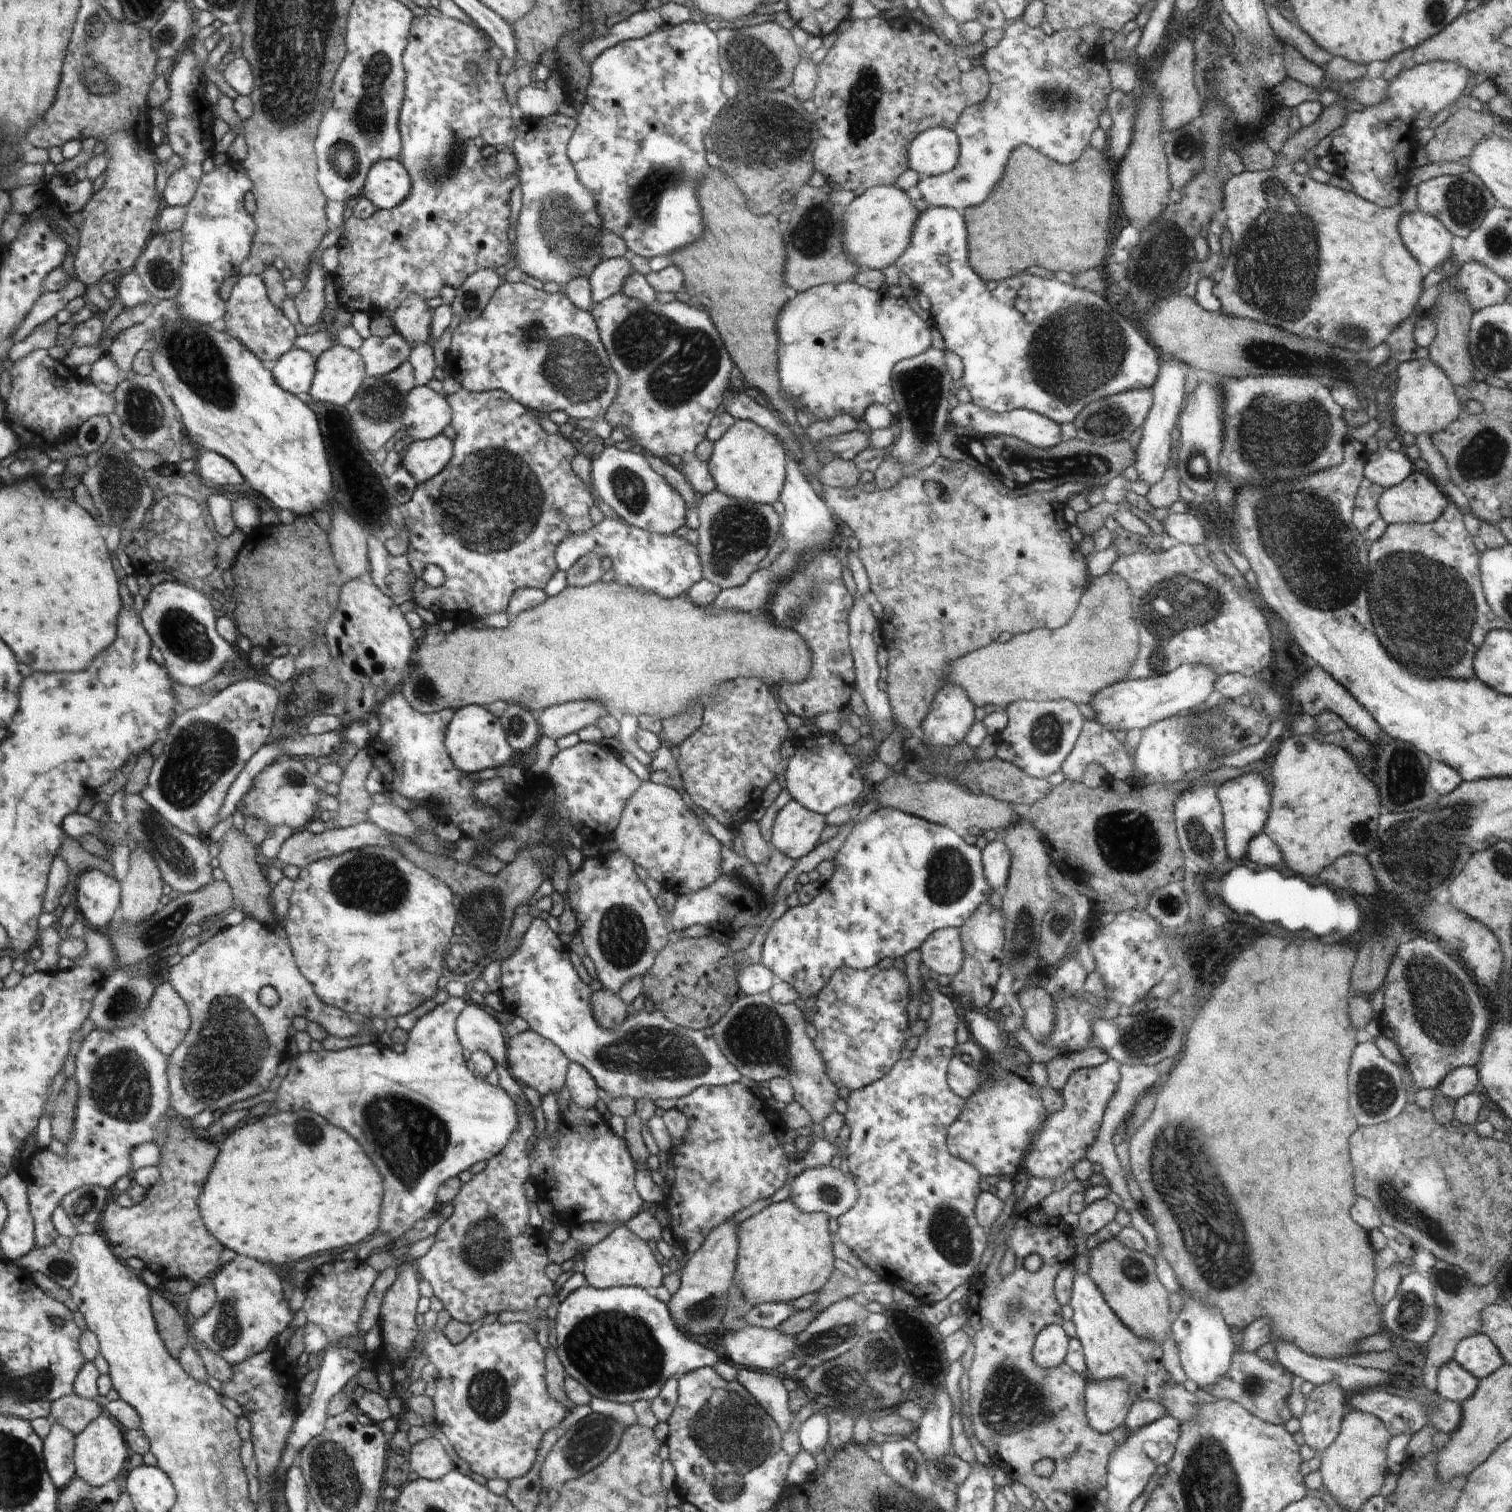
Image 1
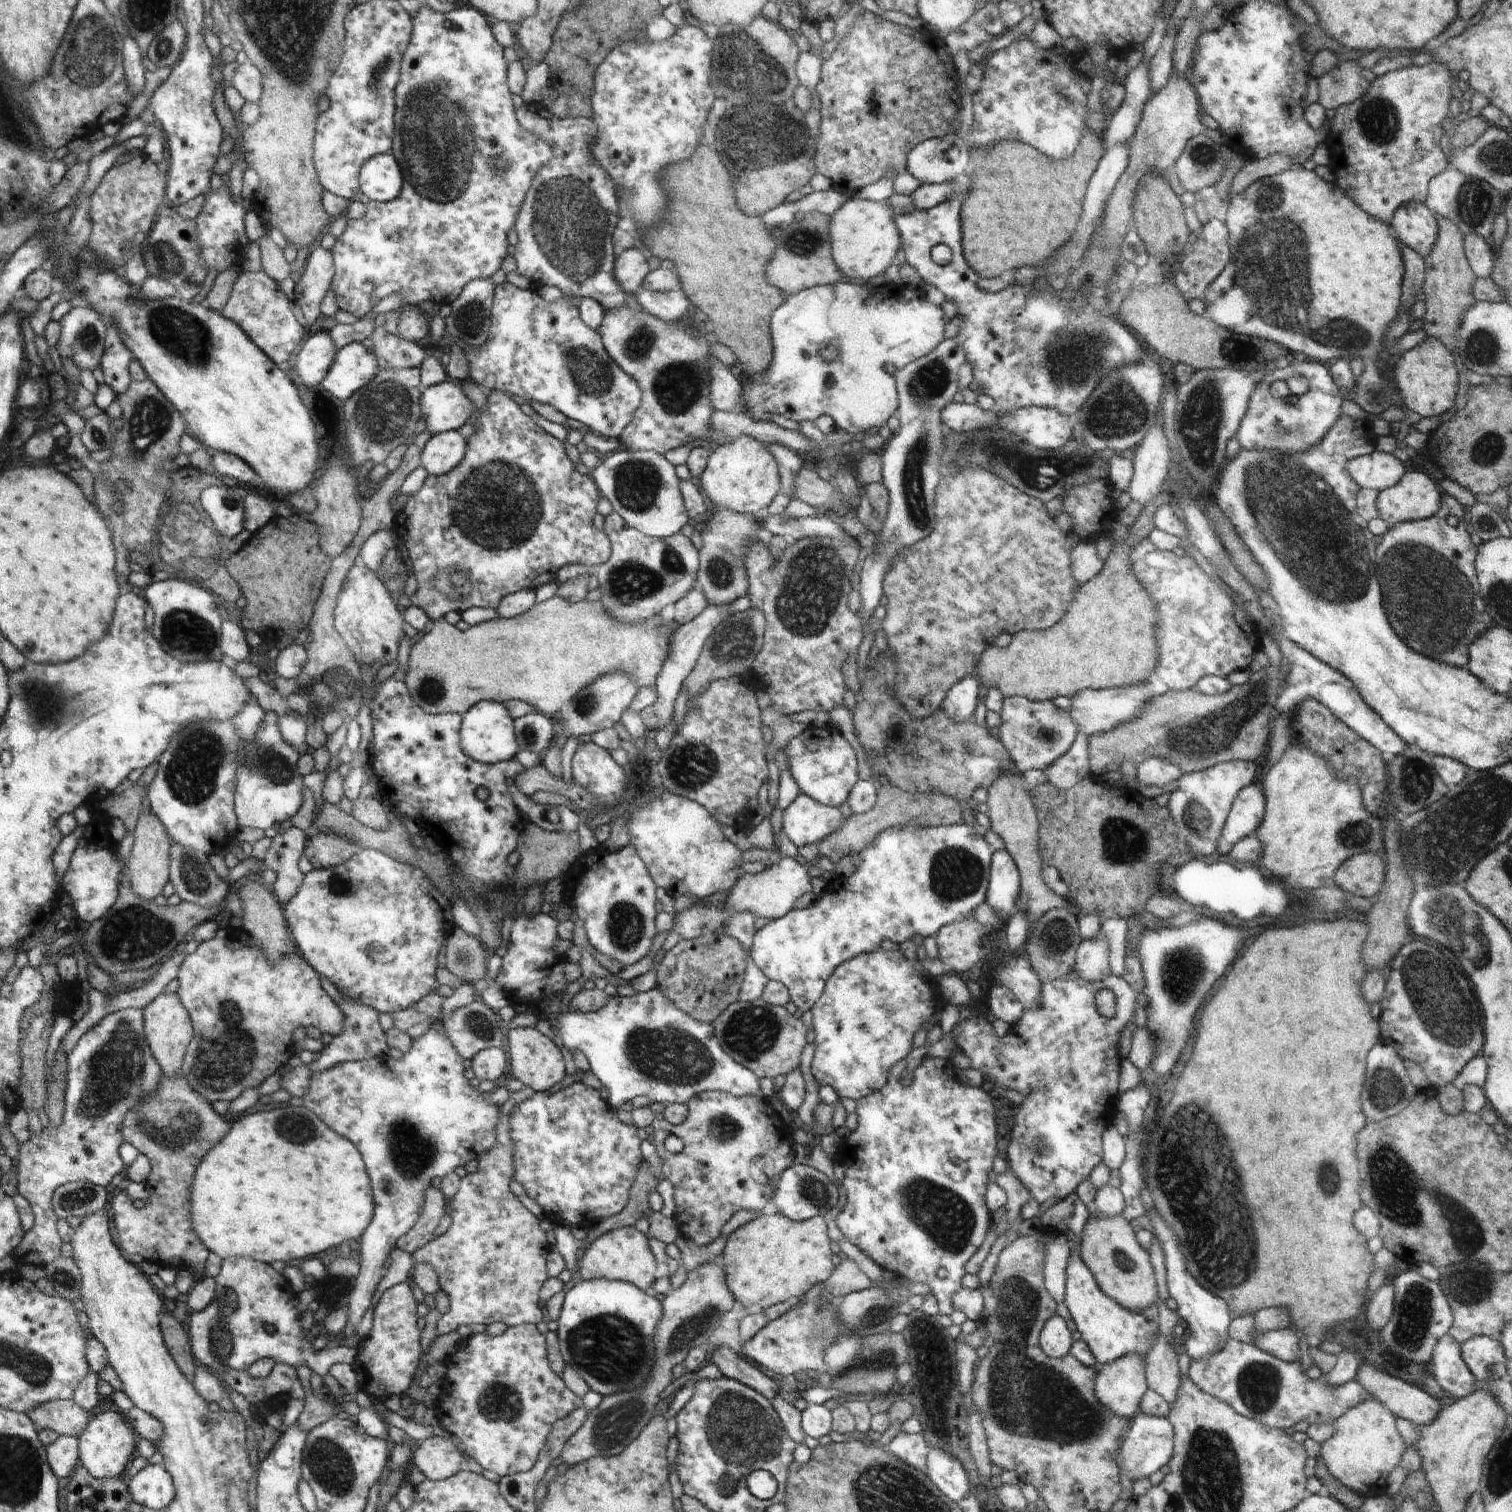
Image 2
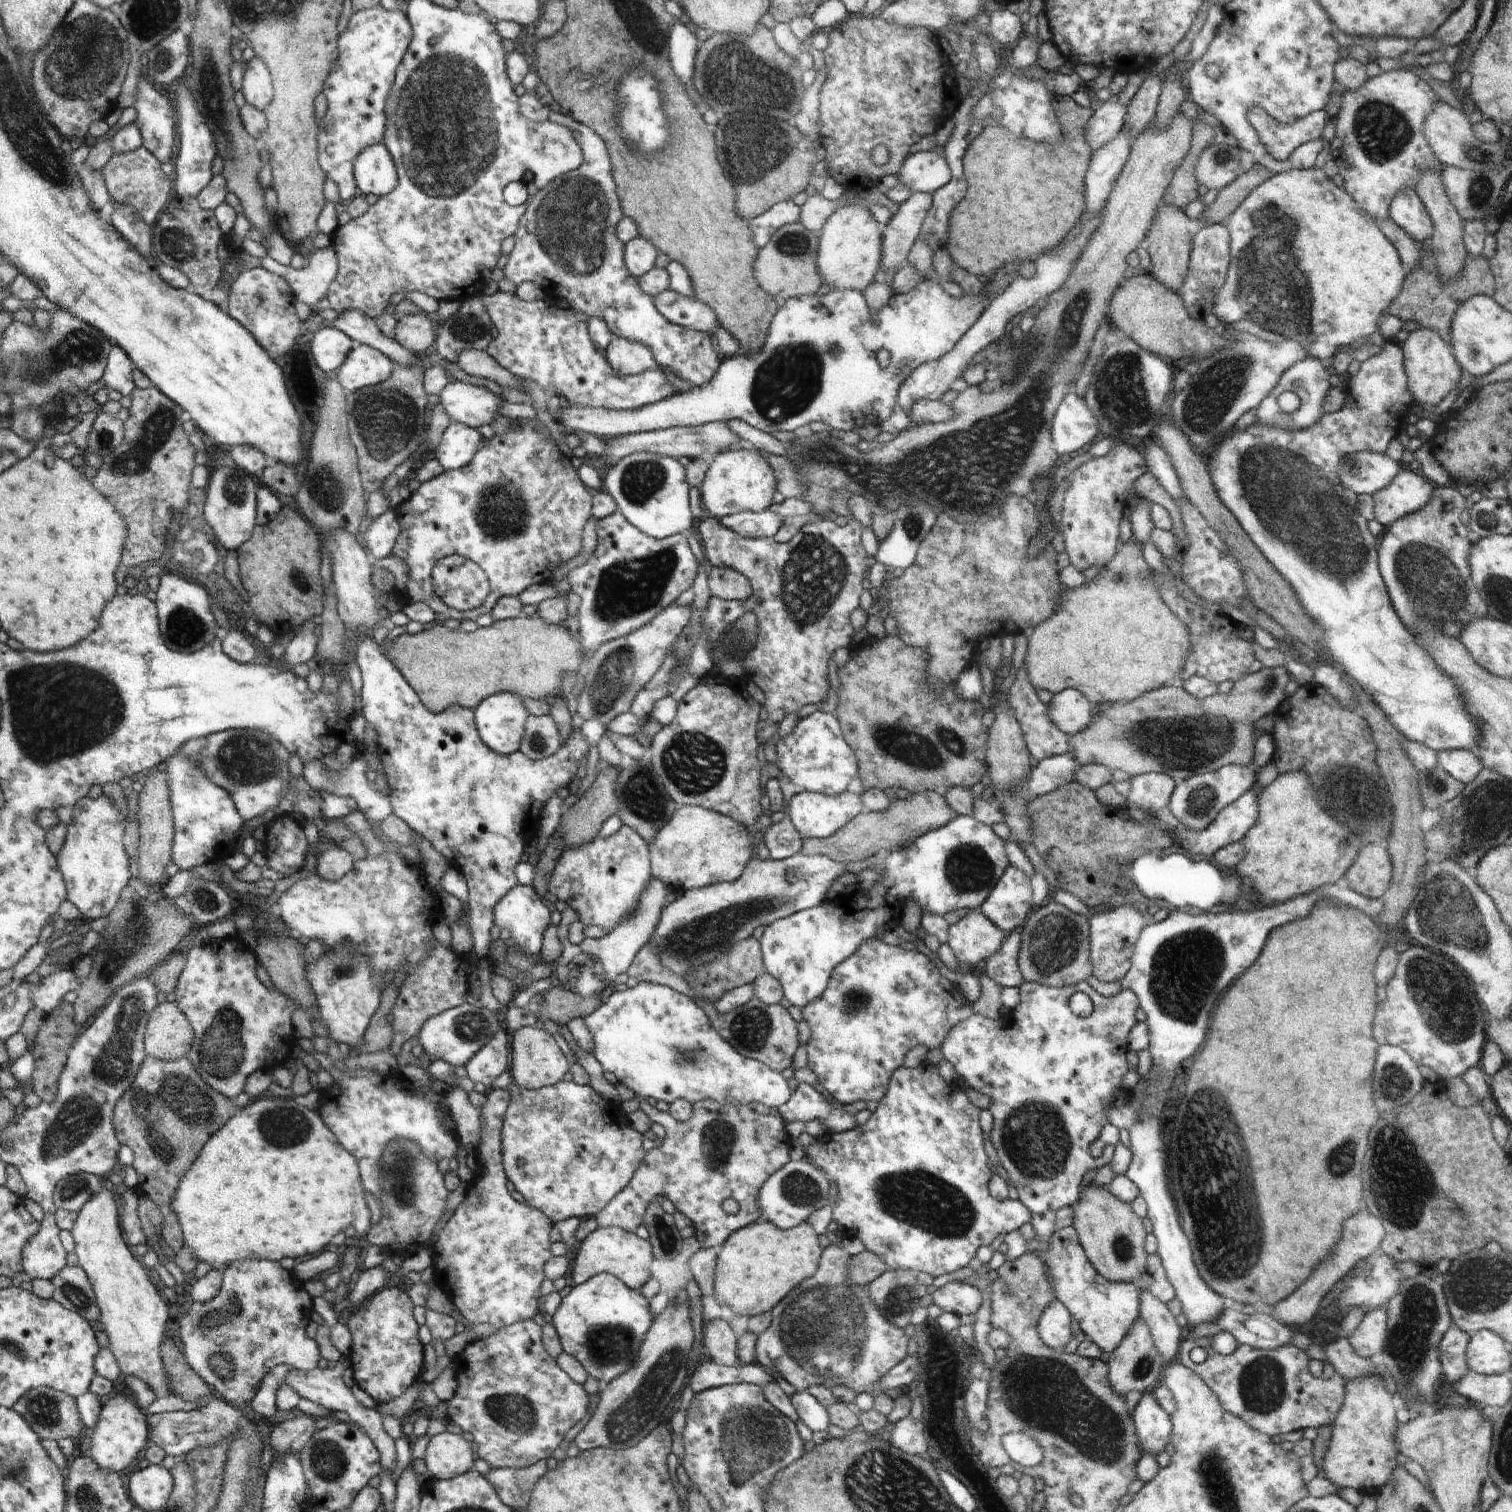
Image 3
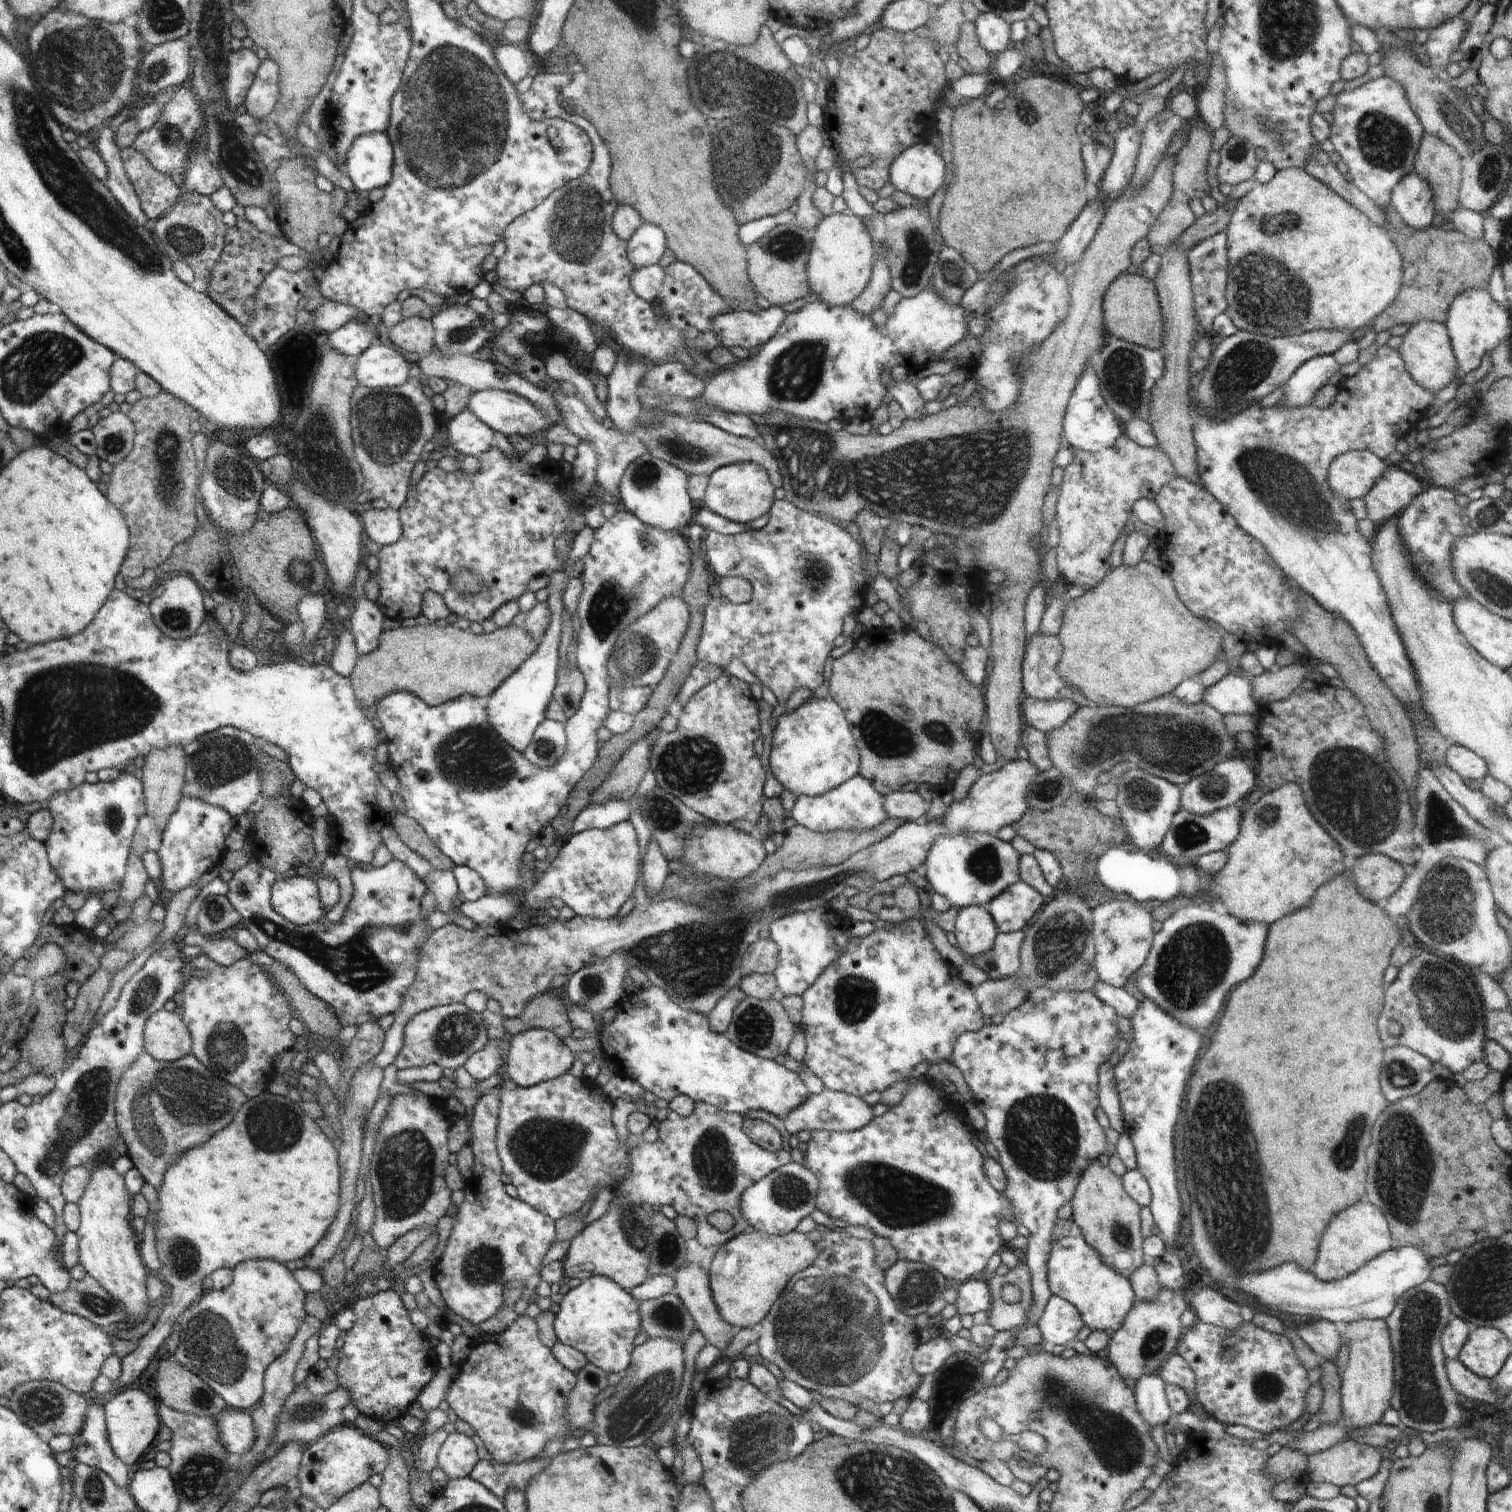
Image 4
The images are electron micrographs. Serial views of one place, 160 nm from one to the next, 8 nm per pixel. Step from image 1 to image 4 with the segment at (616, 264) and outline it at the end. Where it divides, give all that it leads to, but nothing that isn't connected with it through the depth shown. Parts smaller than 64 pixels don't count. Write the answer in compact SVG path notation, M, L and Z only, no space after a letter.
M642 223L628 240L628 257L636 269L656 265L666 252L665 232L654 223Z

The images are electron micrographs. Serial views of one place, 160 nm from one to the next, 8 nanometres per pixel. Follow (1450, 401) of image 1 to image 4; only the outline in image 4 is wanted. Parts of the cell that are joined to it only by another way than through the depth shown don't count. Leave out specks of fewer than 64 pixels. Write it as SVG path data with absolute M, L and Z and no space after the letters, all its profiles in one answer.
M1422 319L1410 325L1402 336L1398 353L1411 378L1427 389L1438 392L1450 384L1456 376L1457 360L1445 323Z

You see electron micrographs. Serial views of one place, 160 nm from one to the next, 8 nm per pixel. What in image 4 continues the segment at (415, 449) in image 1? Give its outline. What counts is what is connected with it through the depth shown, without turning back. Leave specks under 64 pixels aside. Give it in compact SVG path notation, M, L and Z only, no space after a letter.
M470 409L460 411L447 425L450 444L460 454L479 457L495 444L495 430L482 422Z

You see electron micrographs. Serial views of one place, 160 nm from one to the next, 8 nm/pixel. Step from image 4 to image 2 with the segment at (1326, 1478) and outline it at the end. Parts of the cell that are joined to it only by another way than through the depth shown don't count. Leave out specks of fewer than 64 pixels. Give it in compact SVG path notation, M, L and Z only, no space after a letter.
M1368 1395L1335 1420L1333 1435L1321 1444L1321 1457L1330 1474L1365 1497L1387 1495L1388 1474L1400 1465L1408 1444L1396 1429L1396 1417L1376 1397Z

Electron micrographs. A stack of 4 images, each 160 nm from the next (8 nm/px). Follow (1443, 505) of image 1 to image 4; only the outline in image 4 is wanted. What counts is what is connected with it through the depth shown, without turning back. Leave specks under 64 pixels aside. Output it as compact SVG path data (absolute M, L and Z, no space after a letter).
M1390 465L1370 487L1364 501L1367 518L1379 527L1384 521L1398 517L1417 494L1422 492L1420 478Z

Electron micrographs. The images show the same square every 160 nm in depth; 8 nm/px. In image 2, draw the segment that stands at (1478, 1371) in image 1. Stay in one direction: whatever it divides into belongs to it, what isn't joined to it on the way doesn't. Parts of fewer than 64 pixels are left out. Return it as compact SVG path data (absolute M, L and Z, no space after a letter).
M1476 1335L1462 1342L1461 1353L1478 1380L1490 1381L1506 1377L1506 1355L1500 1341Z

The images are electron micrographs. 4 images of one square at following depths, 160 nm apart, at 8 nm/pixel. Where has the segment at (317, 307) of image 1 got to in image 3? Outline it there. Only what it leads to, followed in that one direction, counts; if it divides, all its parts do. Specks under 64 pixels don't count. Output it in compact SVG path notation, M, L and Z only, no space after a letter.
M331 246L316 249L309 256L308 266L301 269L278 264L270 255L260 258L260 267L282 275L292 287L298 302L304 302L316 310L318 302L324 298L326 289L336 276L337 256Z

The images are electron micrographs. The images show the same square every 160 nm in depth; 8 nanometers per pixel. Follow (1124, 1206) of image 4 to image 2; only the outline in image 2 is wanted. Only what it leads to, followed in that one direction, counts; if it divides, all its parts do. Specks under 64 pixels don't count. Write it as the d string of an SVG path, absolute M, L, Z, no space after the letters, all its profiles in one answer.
M1123 1213L1111 1217L1092 1215L1081 1234L1079 1255L1106 1296L1122 1306L1138 1310L1158 1301L1158 1289L1149 1251L1140 1246L1136 1229Z

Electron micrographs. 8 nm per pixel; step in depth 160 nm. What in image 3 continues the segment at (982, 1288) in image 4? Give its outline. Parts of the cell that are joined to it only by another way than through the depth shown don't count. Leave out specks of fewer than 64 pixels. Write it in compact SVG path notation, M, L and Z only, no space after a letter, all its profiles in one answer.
M947 1283L936 1290L933 1297L934 1305L959 1317L963 1314L976 1313L982 1304L980 1289L967 1283Z

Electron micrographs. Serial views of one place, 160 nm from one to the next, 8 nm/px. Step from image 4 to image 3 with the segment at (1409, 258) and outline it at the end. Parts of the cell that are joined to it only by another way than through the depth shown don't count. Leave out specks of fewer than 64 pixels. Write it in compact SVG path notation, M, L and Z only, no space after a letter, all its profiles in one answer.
M1418 243L1421 250L1419 265L1407 273L1401 292L1389 306L1387 314L1400 318L1403 322L1418 322L1421 327L1436 331L1450 344L1451 322L1457 308L1474 295L1493 297L1495 293L1495 278L1489 262L1484 256L1474 256L1467 252L1462 268L1453 277L1443 281L1437 269L1435 254L1426 243Z

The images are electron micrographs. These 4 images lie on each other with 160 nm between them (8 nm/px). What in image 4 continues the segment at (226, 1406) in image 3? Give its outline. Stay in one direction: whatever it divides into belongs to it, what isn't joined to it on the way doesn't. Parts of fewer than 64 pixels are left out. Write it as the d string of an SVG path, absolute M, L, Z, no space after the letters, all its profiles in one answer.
M236 1409L221 1411L214 1417L219 1424L219 1437L228 1452L240 1457L255 1448L257 1430L252 1414Z

